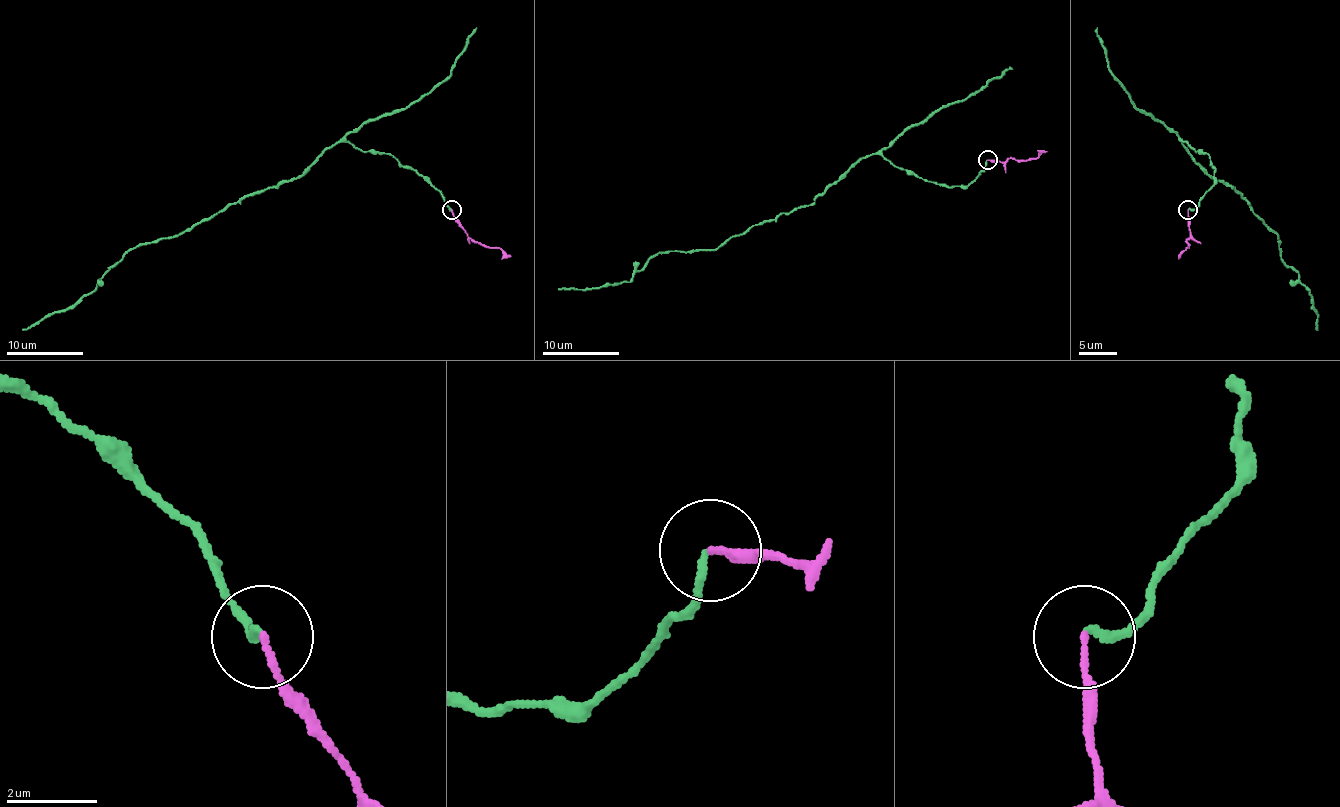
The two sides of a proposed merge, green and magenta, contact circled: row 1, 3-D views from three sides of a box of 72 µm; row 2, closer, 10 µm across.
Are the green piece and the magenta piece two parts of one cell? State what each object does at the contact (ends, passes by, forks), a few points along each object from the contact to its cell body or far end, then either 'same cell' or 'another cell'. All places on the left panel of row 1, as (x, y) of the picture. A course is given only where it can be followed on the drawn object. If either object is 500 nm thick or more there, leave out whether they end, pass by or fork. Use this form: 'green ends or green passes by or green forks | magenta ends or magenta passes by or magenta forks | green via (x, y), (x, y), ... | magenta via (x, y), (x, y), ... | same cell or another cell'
green ends | magenta ends | green via (451, 209), (387, 154), (336, 142), (295, 179), (243, 196), (178, 236), (132, 248), (92, 292), (23, 330) | magenta via (451, 209), (455, 221), (468, 236), (483, 246), (499, 248), (510, 257) | same cell

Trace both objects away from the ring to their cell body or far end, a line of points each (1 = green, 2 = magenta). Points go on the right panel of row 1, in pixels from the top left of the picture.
1: (1187, 209), (1214, 184), (1214, 169), (1207, 154), (1182, 142), (1277, 236), (1283, 261), (1310, 292), (1318, 330)
2: (1187, 209), (1189, 236), (1185, 240), (1187, 248), (1180, 257)

